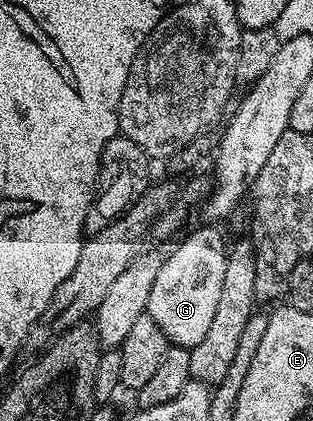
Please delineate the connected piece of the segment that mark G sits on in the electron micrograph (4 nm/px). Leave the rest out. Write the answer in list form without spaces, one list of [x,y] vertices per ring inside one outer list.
[[[206,225],[199,231],[194,231],[171,255],[167,254],[162,261],[160,273],[156,273],[156,281],[152,285],[152,293],[148,297],[146,314],[160,325],[160,329],[165,333],[167,339],[176,347],[192,348],[200,345],[204,341],[204,336],[212,326],[212,317],[216,313],[216,304],[220,301],[220,289],[224,282],[224,269],[228,258],[228,242],[217,231],[217,226]]]

